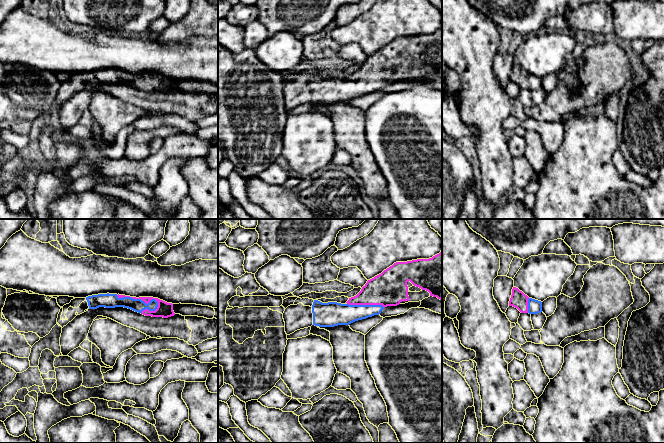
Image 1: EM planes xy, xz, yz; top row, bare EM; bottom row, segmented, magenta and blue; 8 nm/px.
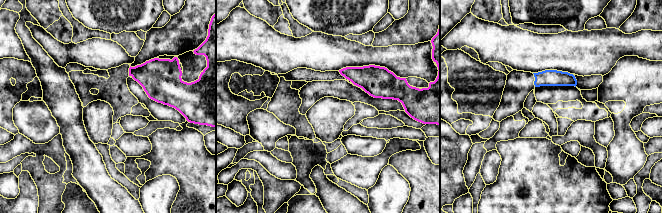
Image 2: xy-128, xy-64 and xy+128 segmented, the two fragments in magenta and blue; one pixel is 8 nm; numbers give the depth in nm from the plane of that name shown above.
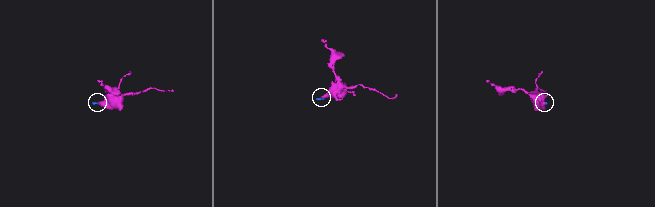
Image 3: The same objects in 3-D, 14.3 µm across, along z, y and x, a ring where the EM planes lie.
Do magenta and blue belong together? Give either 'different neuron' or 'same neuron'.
same neuron

